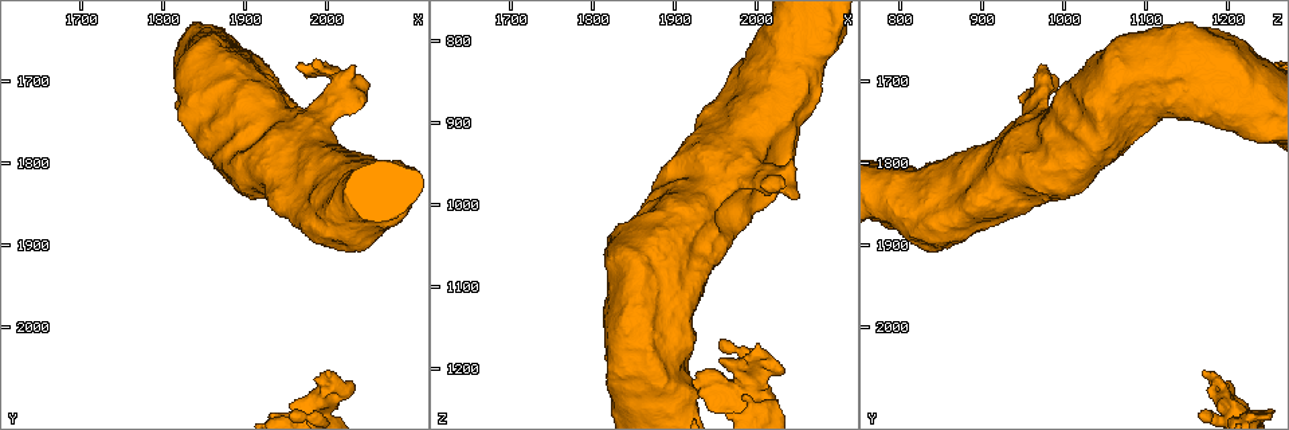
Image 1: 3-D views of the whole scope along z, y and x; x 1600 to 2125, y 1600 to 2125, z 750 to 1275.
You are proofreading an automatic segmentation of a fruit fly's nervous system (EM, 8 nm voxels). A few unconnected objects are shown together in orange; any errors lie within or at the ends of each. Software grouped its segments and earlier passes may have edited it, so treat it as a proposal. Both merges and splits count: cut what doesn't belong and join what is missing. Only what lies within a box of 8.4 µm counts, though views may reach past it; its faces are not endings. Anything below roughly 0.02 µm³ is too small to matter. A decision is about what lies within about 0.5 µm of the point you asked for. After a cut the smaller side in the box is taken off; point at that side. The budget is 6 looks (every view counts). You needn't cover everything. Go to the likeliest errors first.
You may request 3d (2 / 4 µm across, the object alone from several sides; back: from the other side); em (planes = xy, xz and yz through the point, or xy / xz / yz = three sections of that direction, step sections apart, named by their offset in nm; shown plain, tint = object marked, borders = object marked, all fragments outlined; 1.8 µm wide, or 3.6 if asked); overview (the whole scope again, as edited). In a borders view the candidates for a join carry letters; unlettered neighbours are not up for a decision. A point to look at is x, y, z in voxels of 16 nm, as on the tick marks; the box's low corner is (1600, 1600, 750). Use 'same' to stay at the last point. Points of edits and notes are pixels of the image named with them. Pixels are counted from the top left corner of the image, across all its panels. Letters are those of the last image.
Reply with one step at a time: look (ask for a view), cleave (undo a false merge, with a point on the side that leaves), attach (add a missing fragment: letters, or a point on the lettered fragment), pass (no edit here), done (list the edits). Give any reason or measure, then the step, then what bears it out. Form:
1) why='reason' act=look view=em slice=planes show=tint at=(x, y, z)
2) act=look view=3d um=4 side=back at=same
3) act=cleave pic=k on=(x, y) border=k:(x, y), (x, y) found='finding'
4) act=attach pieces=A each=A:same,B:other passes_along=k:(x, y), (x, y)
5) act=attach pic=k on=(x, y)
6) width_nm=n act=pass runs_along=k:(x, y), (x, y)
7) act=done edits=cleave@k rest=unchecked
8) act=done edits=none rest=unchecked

why='branch stops here' act=look view=3d um=2 at=(2030, 2080, 1210)

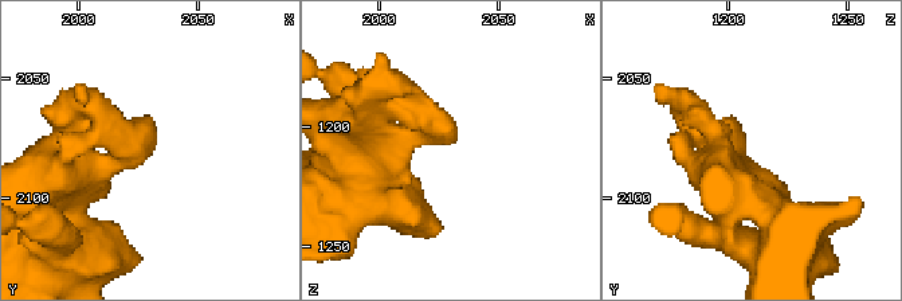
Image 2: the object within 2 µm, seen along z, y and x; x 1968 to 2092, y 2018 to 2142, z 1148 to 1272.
why='need the tissue' act=look view=em slice=planes show=borders at=(2031, 2076, 1207)

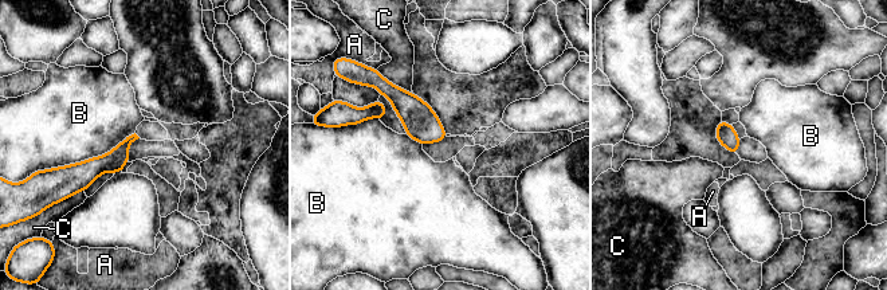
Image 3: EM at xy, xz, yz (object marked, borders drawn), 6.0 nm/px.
act=pass each=A:other,B:other,C:other border=3:(134, 132), (105, 153), (50, 169) found='none of them fits'

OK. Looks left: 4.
act=look view=3d um=4 at=(1990, 1675, 1235)

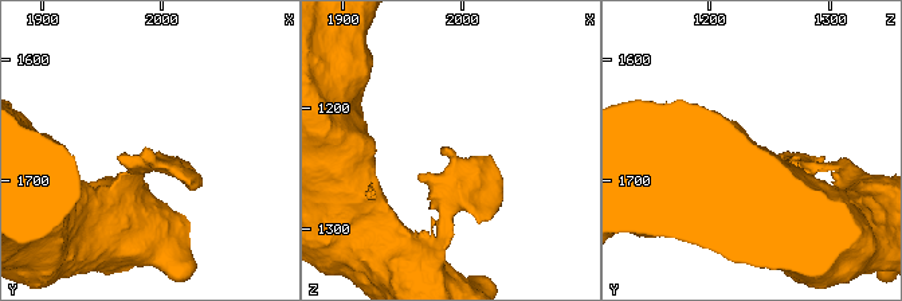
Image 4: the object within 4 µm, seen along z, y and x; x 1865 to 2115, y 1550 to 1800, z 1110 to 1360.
act=look view=em slice=planes show=borders at=(1990, 1672, 1234)

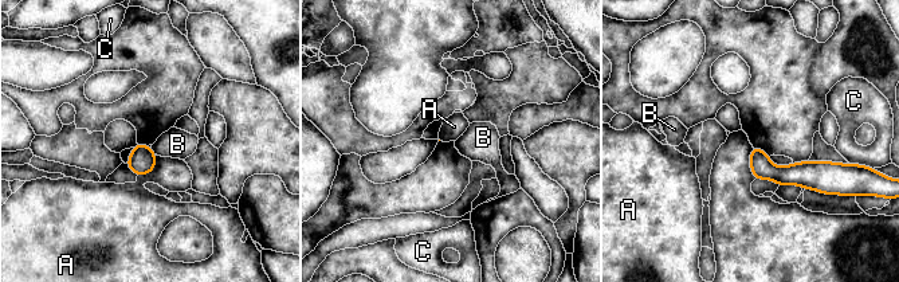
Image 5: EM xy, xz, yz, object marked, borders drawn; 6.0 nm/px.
act=pass each=A:other,B:other,C:other found='none of them fits'

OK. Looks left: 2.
act=look view=em slice=xy step=4 show=tint at=(2045, 1690, 995)

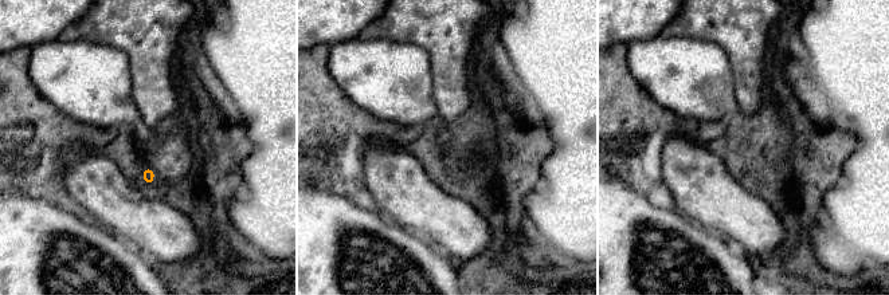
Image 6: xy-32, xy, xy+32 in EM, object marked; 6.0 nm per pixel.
act=look view=em slice=planes show=borders at=same

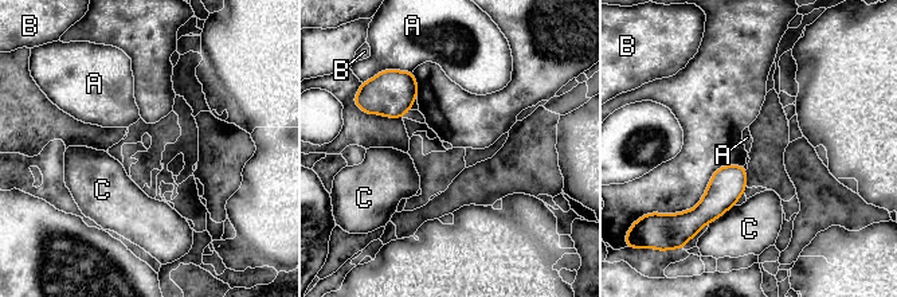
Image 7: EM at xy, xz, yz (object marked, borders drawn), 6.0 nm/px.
longest_contact=C:200nm act=pass each=A:other,B:other,C:other found='none of them fits'

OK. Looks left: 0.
act=done edits=none rest=unchecked

